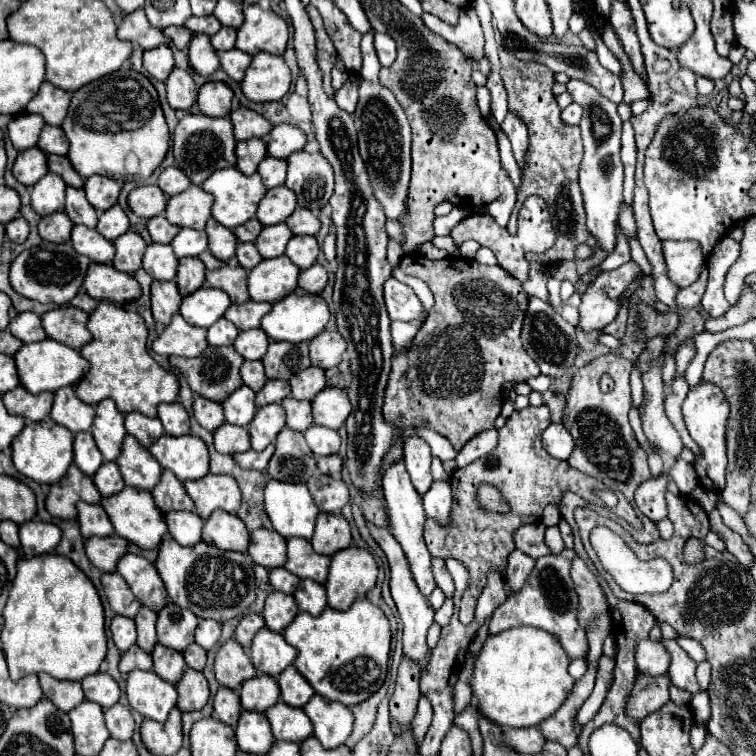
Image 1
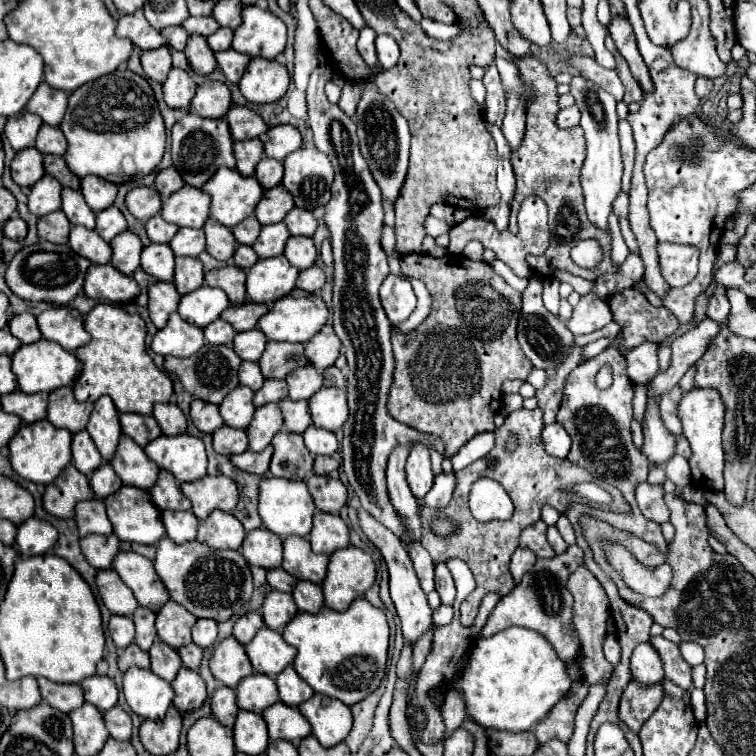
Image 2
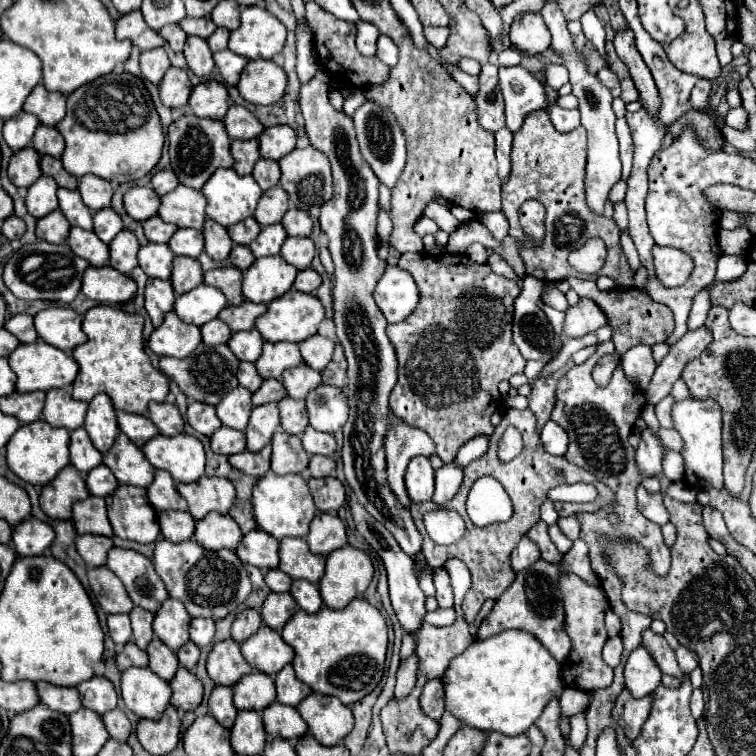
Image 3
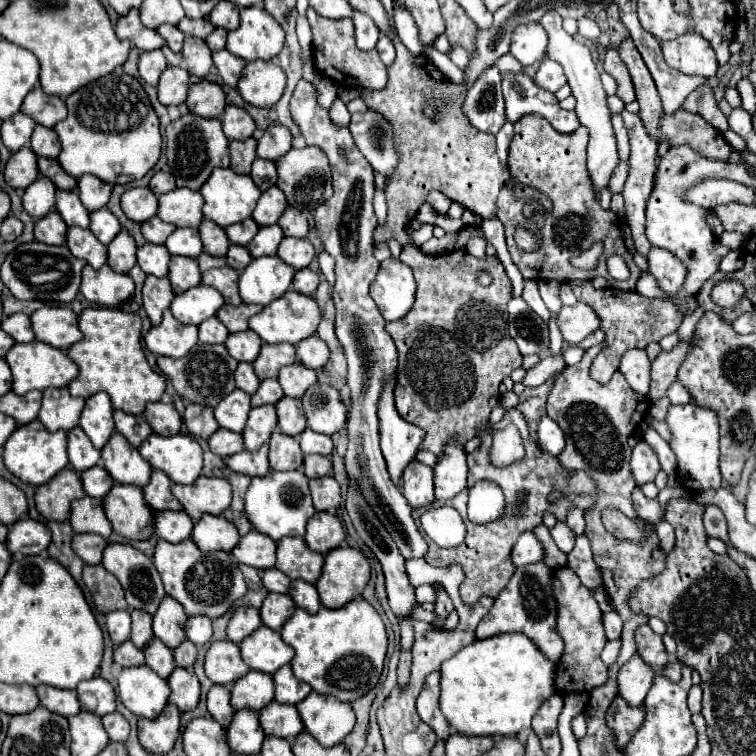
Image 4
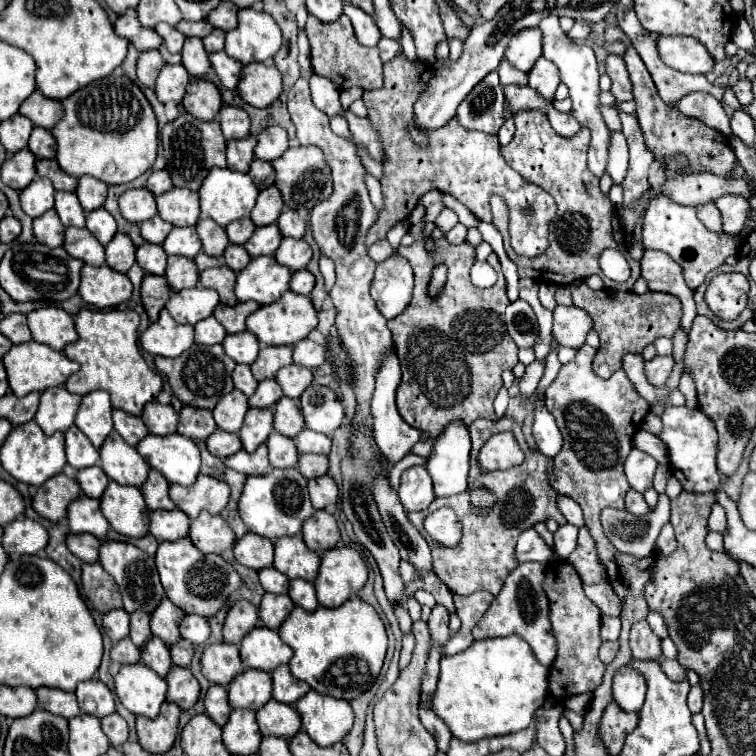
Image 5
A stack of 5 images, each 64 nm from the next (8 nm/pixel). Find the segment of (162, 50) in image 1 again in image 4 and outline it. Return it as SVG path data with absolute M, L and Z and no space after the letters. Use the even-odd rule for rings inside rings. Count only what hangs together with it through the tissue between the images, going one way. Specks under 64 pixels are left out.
M162 50L144 52L144 54L140 56L138 70L140 70L140 78L142 78L146 84L156 86L160 74L164 72L164 68L166 68L166 58L164 58Z

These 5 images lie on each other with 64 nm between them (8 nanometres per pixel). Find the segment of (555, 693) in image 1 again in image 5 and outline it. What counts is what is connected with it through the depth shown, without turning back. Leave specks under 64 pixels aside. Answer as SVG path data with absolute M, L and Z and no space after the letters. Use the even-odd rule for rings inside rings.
M508 636L478 640L464 652L442 656L436 692L428 706L444 720L454 738L476 742L528 728L532 714L544 704L546 696L548 668L534 658L522 638Z

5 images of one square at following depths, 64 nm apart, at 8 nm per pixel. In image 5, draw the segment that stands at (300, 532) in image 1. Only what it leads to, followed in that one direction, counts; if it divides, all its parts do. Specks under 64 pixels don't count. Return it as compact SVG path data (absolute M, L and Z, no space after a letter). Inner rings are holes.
M274 468L264 476L248 476L238 500L238 514L250 532L268 540L276 540L280 536L298 536L304 520L314 514L308 498L306 478L296 468Z

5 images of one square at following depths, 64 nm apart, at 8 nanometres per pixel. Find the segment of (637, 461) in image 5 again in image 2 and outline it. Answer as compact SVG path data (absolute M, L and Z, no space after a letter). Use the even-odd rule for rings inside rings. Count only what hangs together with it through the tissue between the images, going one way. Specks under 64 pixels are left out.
M648 400L642 432L644 432L644 444L642 444L640 452L648 458L648 462L654 466L662 466L664 462L668 462L670 456L674 454L676 442L660 420L658 400Z

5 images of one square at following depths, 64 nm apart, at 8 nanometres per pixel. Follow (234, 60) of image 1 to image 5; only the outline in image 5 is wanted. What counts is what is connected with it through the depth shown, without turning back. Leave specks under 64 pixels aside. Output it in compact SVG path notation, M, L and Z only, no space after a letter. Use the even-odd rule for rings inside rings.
M214 52L210 54L210 62L222 82L222 86L226 90L236 90L238 86L238 80L240 80L240 72L242 72L242 66L238 60L232 60L226 56L226 52Z

